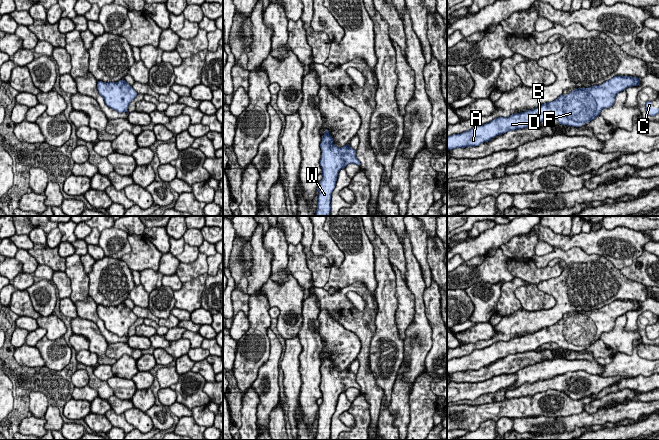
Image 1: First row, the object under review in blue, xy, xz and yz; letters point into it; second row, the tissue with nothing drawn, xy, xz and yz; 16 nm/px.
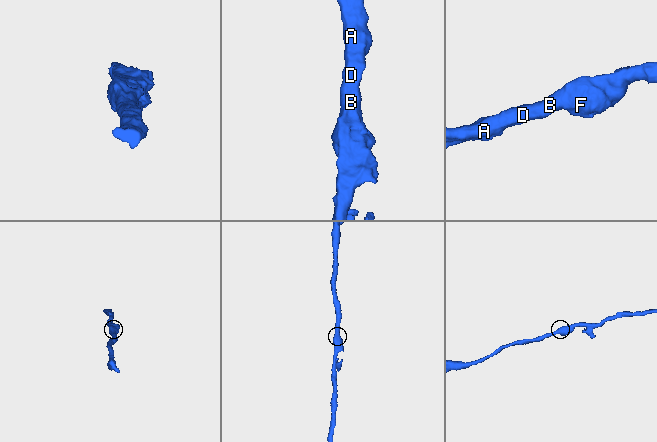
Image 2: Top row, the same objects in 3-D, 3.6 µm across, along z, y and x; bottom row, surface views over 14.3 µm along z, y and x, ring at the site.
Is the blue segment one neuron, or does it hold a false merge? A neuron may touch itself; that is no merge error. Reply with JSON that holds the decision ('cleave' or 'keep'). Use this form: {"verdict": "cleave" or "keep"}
{"verdict": "keep"}

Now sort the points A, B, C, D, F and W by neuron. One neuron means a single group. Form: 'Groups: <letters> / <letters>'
Groups: A B C D F W

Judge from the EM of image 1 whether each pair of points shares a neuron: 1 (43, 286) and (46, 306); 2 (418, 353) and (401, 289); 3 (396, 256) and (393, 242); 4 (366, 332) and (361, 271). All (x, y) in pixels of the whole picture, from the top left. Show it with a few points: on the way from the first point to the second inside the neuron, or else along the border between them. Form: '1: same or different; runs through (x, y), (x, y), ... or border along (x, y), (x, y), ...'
1: same; runs through (43, 291), (44, 301)
2: different; border along (414, 301), (413, 321), (403, 340)
3: same; runs through (395, 253), (393, 245)
4: different; border along (340, 289), (356, 282), (362, 282), (374, 297)

